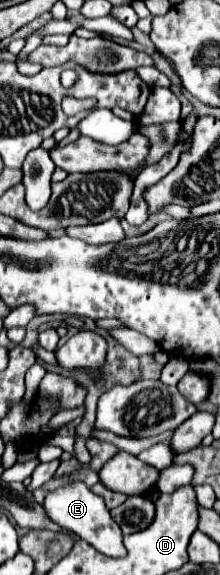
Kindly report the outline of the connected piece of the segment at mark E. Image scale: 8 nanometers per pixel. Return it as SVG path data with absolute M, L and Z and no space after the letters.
M71 483L63 489L57 489L53 493L49 493L45 497L43 503L47 515L63 529L75 533L79 539L87 541L89 545L93 545L99 553L107 555L107 557L125 557L127 549L123 547L123 535L119 531L119 525L111 519L109 509L105 507L103 499L95 493L91 493L89 487L85 487L83 483Z

